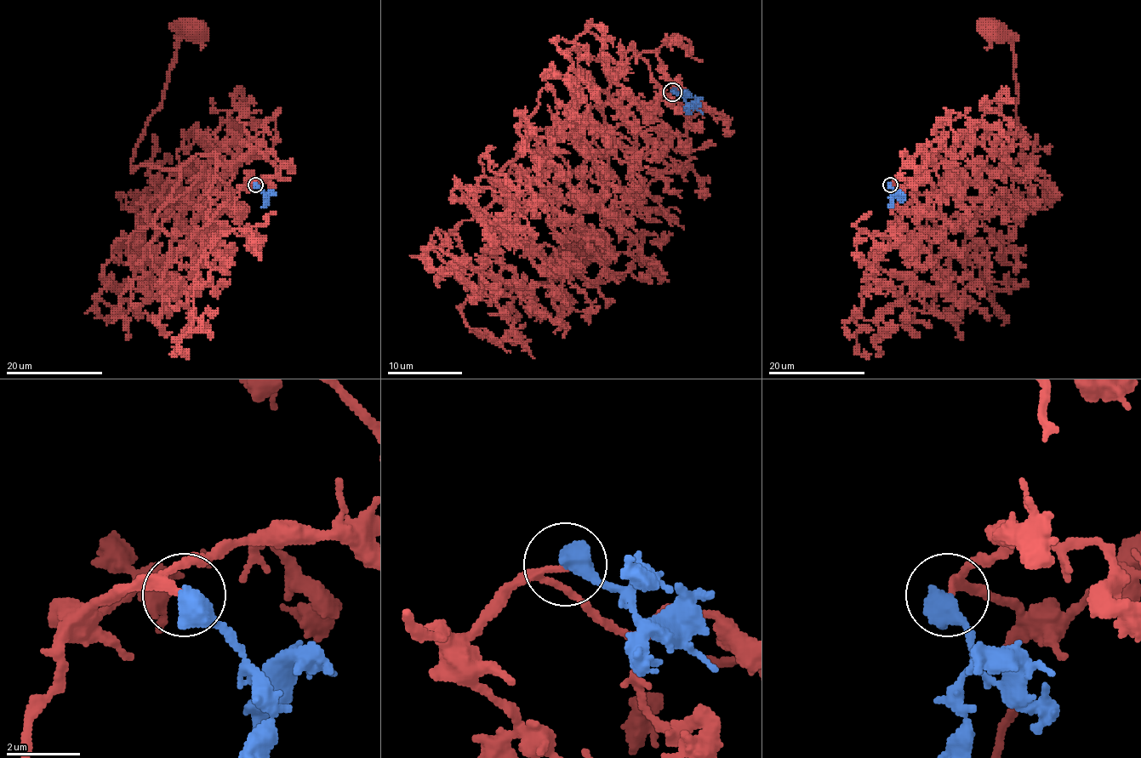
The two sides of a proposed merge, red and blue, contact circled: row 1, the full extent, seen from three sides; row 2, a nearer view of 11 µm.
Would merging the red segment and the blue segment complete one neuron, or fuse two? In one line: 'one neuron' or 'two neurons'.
one neuron

